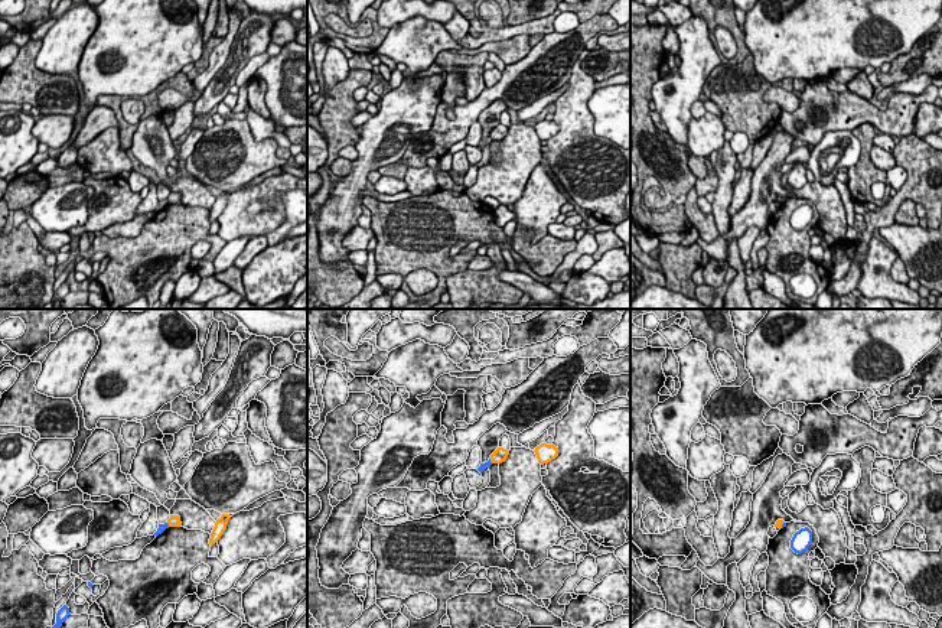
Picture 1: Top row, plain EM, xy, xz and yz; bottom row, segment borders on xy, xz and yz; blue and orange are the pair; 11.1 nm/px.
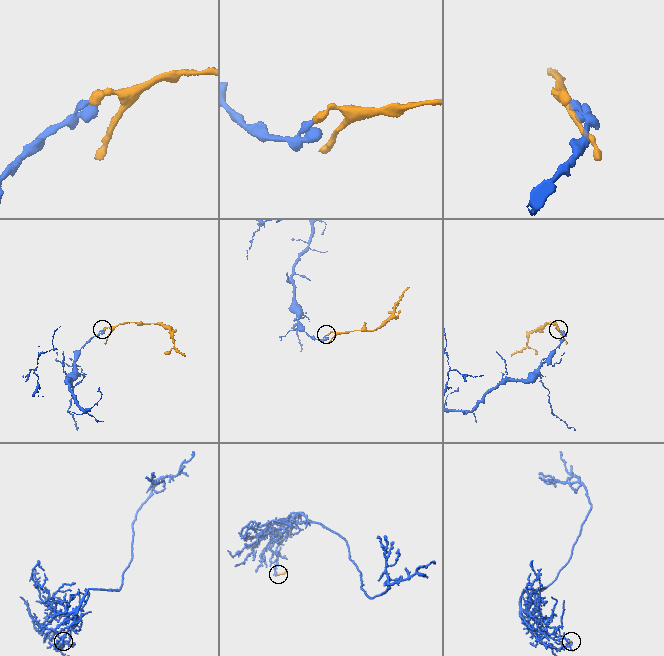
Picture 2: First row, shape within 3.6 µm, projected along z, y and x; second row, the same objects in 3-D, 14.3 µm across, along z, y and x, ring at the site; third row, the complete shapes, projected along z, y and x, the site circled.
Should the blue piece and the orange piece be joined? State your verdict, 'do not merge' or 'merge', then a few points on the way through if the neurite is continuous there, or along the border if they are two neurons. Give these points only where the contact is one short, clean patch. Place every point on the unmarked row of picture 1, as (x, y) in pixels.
do not merge | along yz (784, 198), (781, 204)

